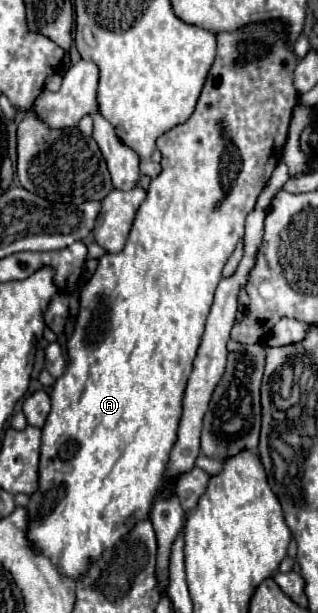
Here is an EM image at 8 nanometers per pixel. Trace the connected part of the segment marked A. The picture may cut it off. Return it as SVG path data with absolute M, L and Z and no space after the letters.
M256 24L254 28L252 28L252 26L246 26L246 28L236 30L236 32L222 32L222 34L216 36L216 40L218 40L218 54L216 54L216 60L214 60L214 64L212 64L212 70L210 70L210 74L208 74L208 78L206 78L206 84L204 84L204 90L202 90L202 94L200 94L200 100L198 100L198 104L196 104L194 114L192 114L184 124L178 124L178 126L174 126L172 130L168 130L168 132L166 132L164 136L160 136L158 142L156 142L158 150L162 152L162 172L160 172L158 178L154 178L154 180L150 182L148 196L146 196L144 204L140 206L140 210L138 210L138 214L136 214L136 220L134 220L134 226L132 226L132 230L130 230L130 236L128 236L128 242L126 242L124 250L118 252L118 254L104 254L104 256L100 258L100 264L98 264L94 276L92 276L92 278L88 280L88 284L82 288L78 320L76 320L76 326L74 326L74 334L72 334L72 338L68 340L68 358L70 358L70 360L68 360L68 368L66 368L64 376L60 376L60 378L56 380L56 384L52 386L52 390L50 390L52 410L50 410L48 420L46 420L46 426L44 426L44 430L42 430L40 464L38 464L38 490L36 490L34 494L30 494L30 500L28 500L28 506L26 506L26 510L28 510L28 528L26 528L26 536L28 536L30 546L32 546L38 554L50 558L50 562L52 562L54 566L58 566L58 572L60 572L62 576L68 576L68 578L74 578L74 580L80 580L80 578L86 574L88 566L90 566L94 560L98 560L106 548L112 548L112 546L114 546L122 536L126 536L140 520L146 520L146 518L150 516L154 498L156 498L158 488L162 486L162 480L164 480L164 470L166 470L166 464L168 464L168 454L170 454L170 450L172 450L172 446L174 446L174 442L176 442L176 430L178 430L178 422L180 422L180 414L182 414L182 394L184 394L184 388L186 388L190 370L192 370L192 362L194 362L196 350L198 350L198 346L200 346L200 338L202 338L204 322L206 322L208 312L210 312L210 306L212 306L214 290L216 290L216 286L218 286L218 282L220 282L220 278L222 278L222 268L224 268L226 260L228 260L230 254L234 252L238 240L244 236L244 220L246 220L246 216L248 216L250 210L254 208L254 204L256 204L260 192L264 190L264 186L266 186L266 182L270 180L270 176L272 176L276 164L278 164L280 158L282 158L282 148L284 148L284 144L286 144L288 126L290 126L290 120L292 120L292 110L294 110L294 106L296 106L296 102L298 102L298 92L294 90L294 84L292 84L294 68L296 68L296 56L294 56L294 52L284 44L284 40L286 40L286 28L284 28L284 26L280 26L280 24Z

